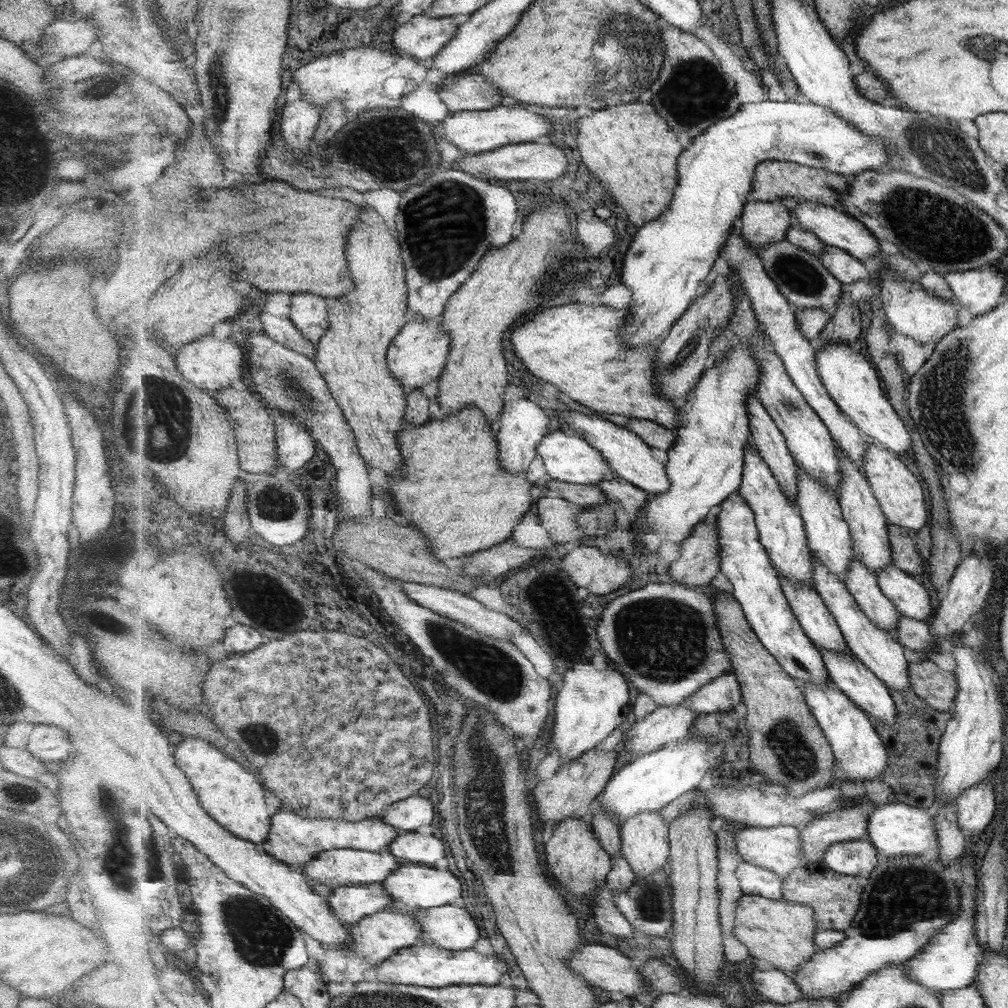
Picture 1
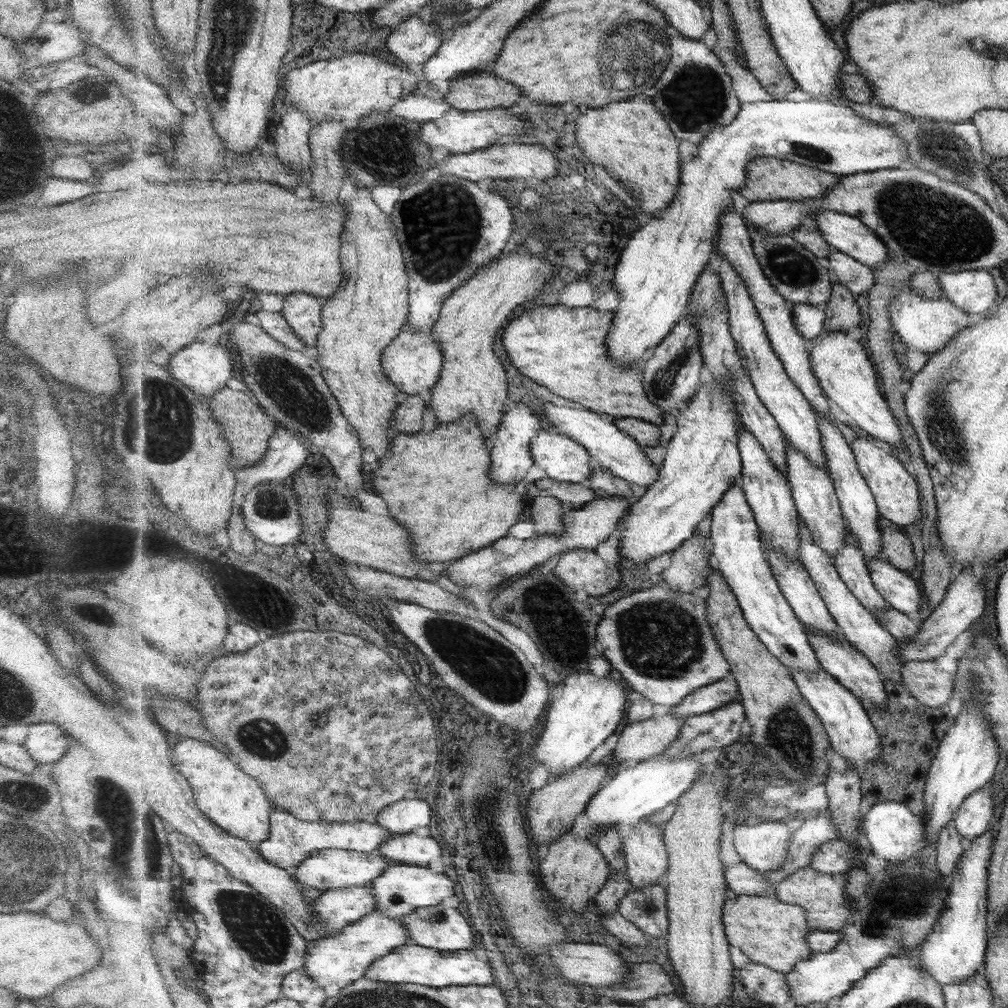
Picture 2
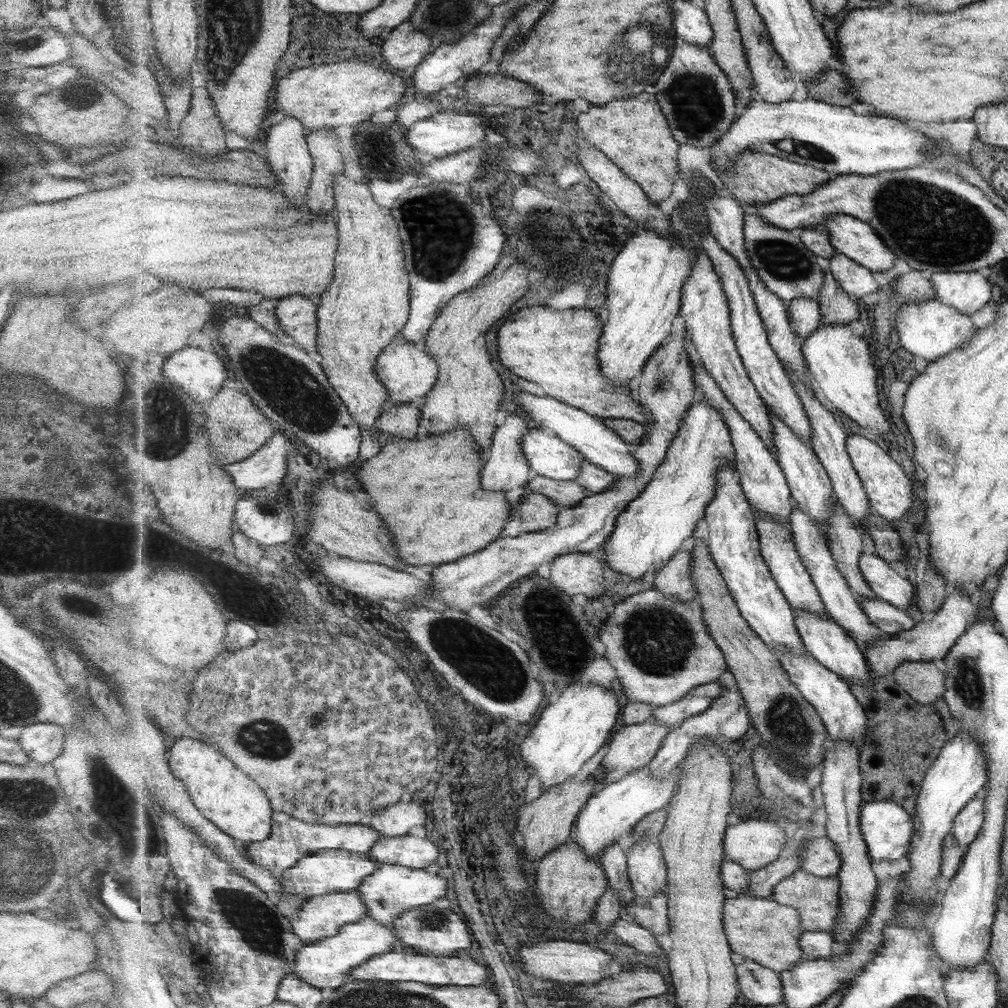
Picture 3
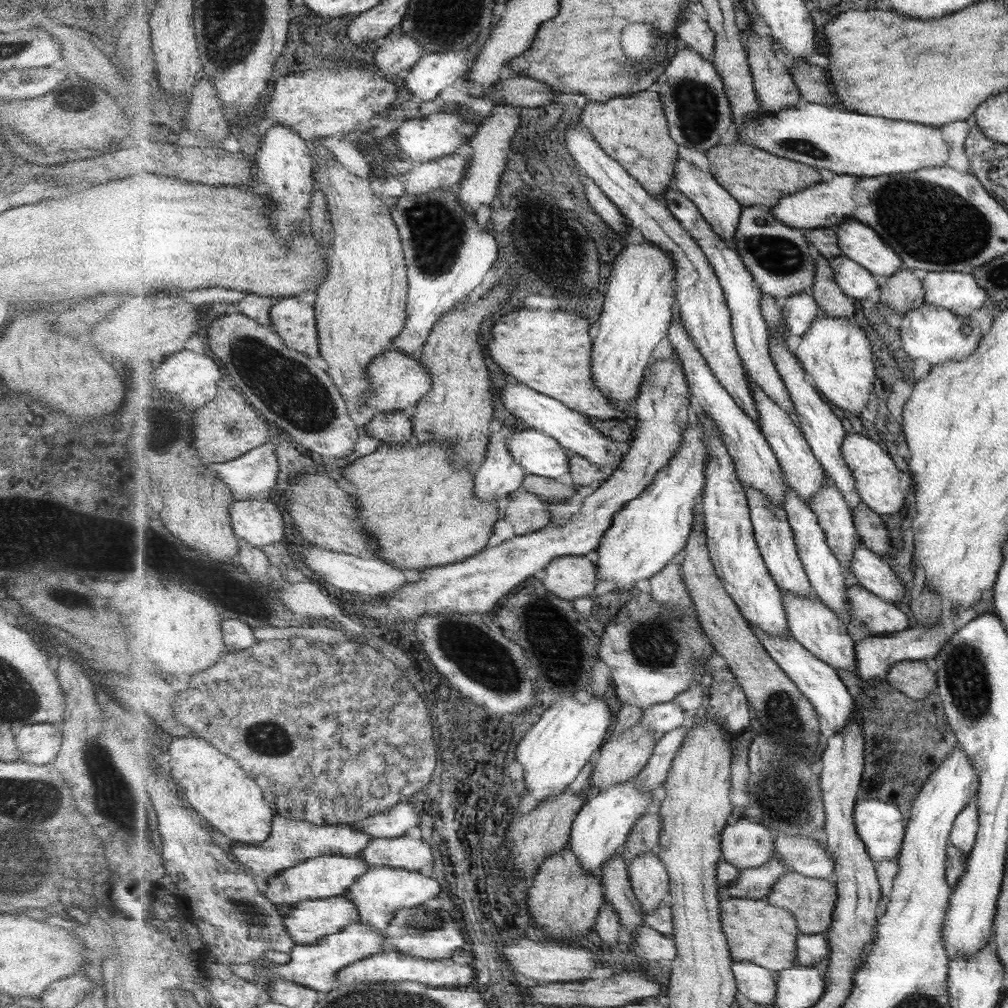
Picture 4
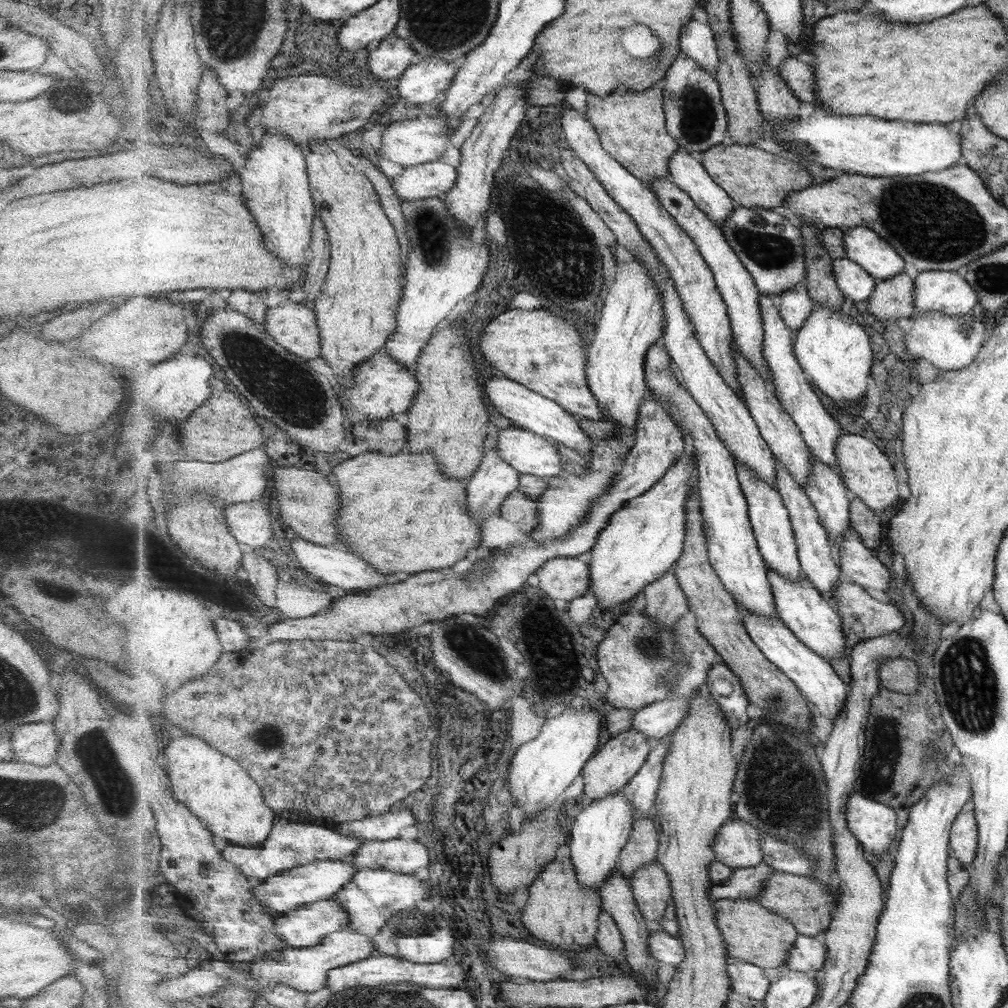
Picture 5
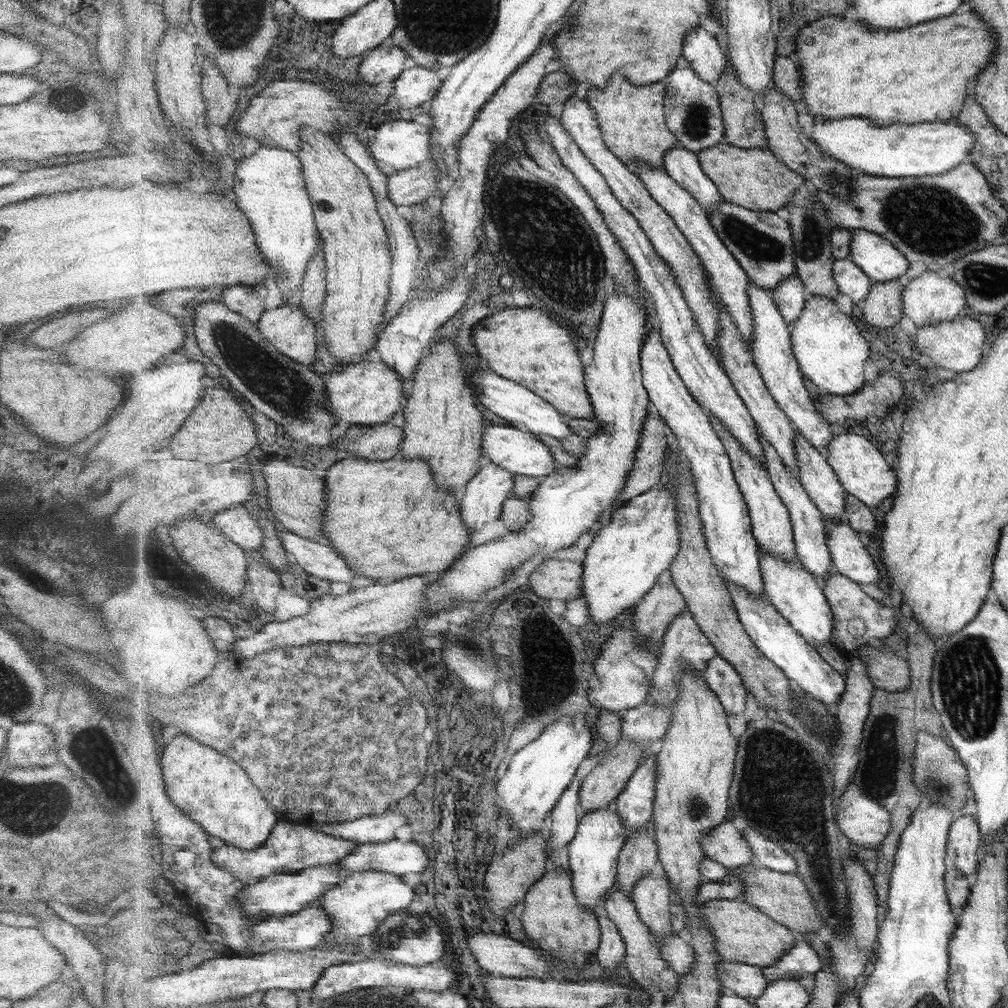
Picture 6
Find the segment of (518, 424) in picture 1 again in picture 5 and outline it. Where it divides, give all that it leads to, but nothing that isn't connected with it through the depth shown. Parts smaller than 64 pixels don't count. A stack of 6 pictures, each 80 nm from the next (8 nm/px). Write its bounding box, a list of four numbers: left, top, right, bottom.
[465,445,520,520]

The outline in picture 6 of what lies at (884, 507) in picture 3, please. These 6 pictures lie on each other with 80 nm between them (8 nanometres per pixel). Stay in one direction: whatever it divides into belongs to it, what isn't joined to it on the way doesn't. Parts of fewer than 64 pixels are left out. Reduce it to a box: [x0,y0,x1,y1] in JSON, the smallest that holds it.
[827,430,898,508]

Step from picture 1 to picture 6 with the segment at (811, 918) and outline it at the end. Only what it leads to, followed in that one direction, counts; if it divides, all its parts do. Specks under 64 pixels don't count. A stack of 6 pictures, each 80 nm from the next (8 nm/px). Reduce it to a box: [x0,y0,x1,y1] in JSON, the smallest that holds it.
[700,899,800,966]

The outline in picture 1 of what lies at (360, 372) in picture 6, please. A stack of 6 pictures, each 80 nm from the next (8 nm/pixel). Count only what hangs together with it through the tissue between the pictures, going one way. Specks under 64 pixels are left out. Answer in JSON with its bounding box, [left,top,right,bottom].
[388,318,452,392]

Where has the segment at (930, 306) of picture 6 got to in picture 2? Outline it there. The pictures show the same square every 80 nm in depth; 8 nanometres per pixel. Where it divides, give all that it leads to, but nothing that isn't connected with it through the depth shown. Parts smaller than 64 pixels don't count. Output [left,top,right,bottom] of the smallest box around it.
[937,270,999,317]

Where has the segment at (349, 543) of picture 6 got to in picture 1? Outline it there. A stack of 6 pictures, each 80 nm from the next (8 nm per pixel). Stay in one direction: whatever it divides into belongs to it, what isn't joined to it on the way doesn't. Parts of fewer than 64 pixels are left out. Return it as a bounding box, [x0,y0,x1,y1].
[386,389,537,560]

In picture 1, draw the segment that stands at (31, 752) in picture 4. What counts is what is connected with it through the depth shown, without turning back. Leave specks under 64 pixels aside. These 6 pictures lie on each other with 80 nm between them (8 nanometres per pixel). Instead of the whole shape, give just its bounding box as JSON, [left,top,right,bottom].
[24,725,72,764]

